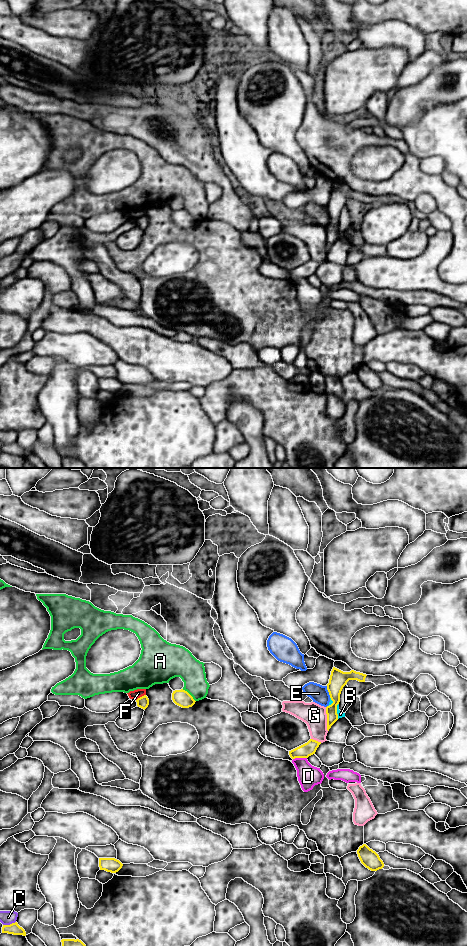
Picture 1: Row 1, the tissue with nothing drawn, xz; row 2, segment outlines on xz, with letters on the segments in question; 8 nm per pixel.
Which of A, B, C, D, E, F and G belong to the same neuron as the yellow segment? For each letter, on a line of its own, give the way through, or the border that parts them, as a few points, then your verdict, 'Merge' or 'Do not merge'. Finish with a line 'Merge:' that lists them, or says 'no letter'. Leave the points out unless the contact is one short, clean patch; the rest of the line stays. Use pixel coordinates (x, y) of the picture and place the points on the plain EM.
A: Do not merge
B: Do not merge
C: Do not merge
D: Boundary: xz (306, 277), (295, 277), (293, 279). Do not merge
E: Do not merge
F: Boundary: xz (145, 214), (136, 220). Do not merge
G: Do not merge
Merge: no letter

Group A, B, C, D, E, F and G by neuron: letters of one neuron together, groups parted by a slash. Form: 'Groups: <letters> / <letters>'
Groups: A / B / C F / D / E / G

